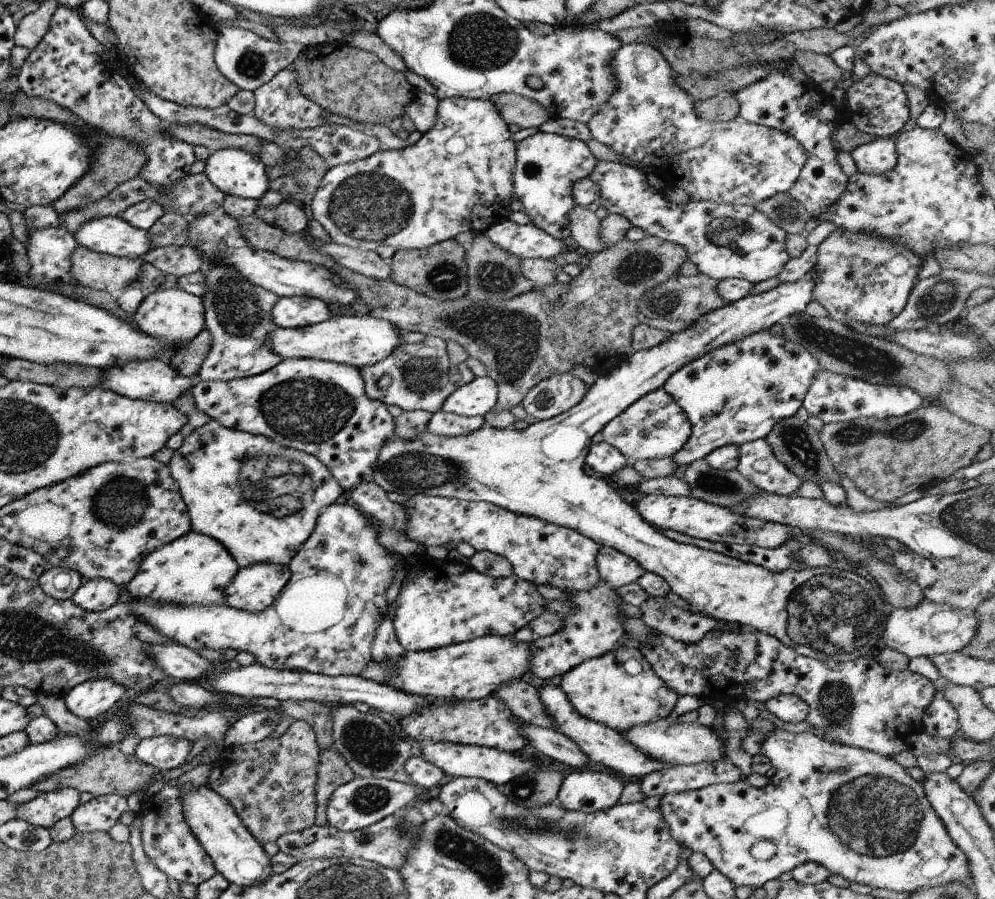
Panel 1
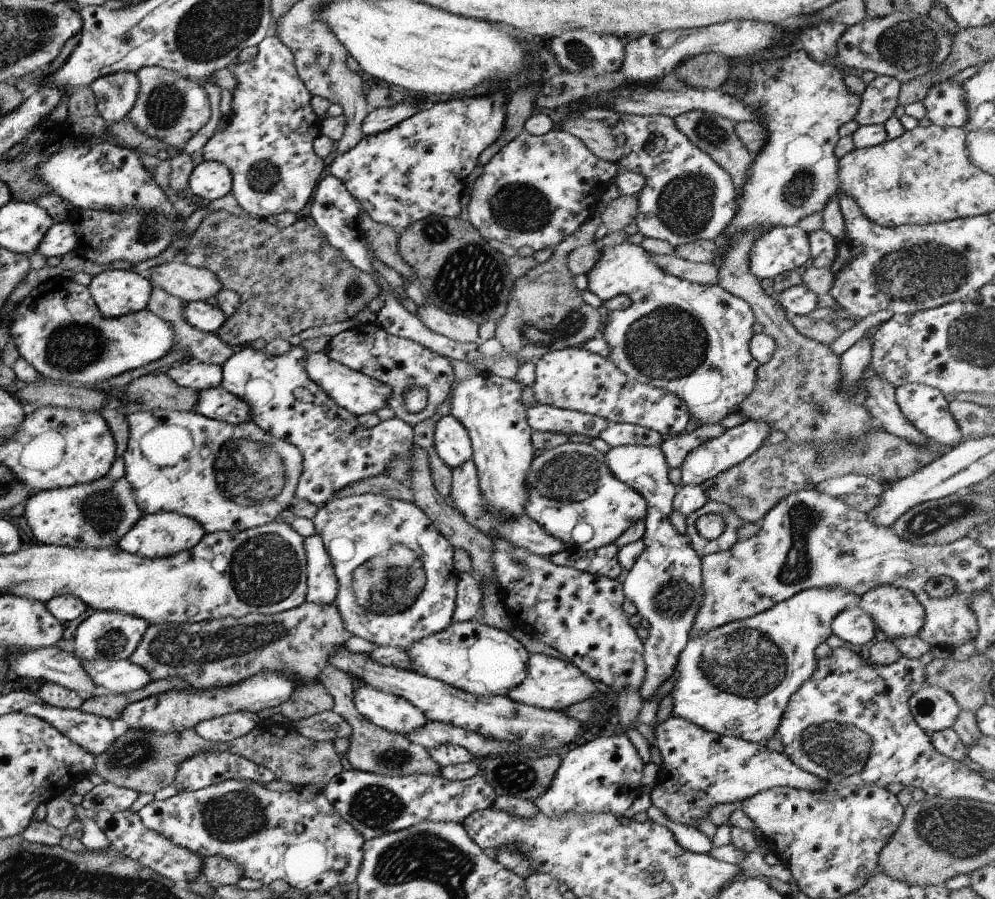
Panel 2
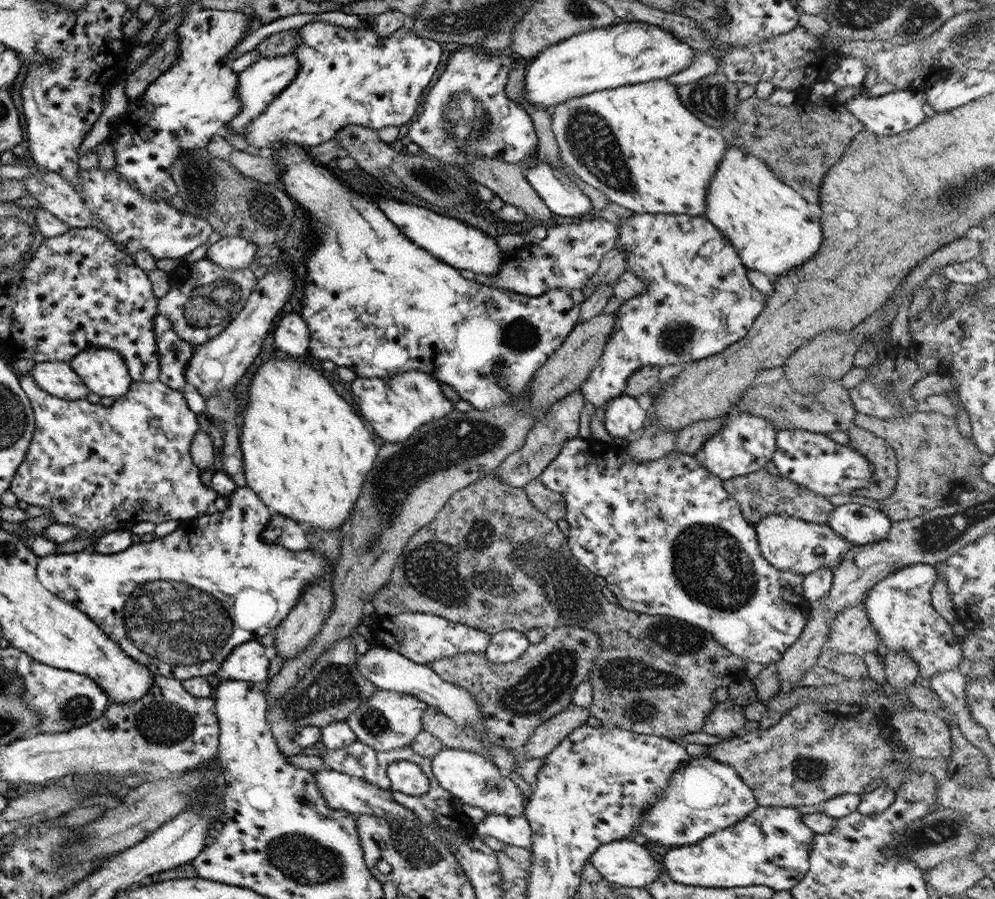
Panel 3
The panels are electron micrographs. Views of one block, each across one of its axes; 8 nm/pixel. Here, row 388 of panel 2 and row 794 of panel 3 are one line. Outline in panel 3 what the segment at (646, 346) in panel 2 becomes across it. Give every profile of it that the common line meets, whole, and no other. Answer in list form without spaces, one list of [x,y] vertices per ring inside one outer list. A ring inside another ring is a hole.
[[[690,757],[668,780],[666,791],[644,810],[636,829],[645,840],[663,846],[687,846],[745,818],[756,807],[755,797],[735,771],[716,759]]]

